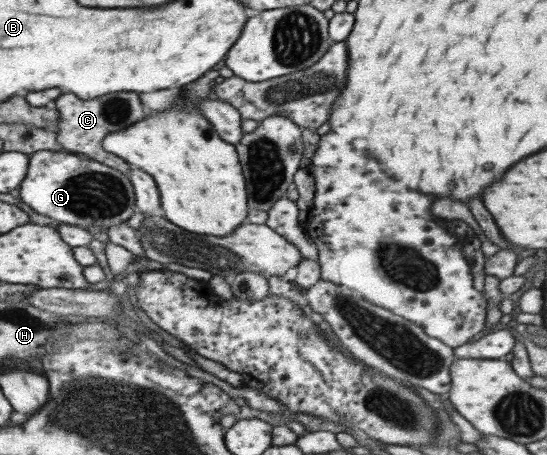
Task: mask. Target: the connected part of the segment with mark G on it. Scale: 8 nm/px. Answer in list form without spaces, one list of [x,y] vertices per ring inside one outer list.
[[[66,150],[34,151],[28,155],[27,173],[19,185],[19,199],[55,223],[107,228],[126,221],[135,211],[132,184],[126,174],[84,154]]]

